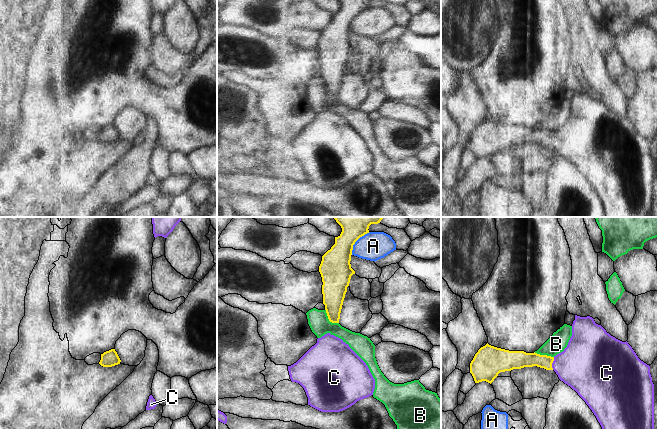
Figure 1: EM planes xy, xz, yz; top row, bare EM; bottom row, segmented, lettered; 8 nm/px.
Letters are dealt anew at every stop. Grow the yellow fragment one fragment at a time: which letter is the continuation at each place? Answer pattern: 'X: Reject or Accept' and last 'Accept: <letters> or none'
A: Reject
B: Reject
C: Accept
Accept: C

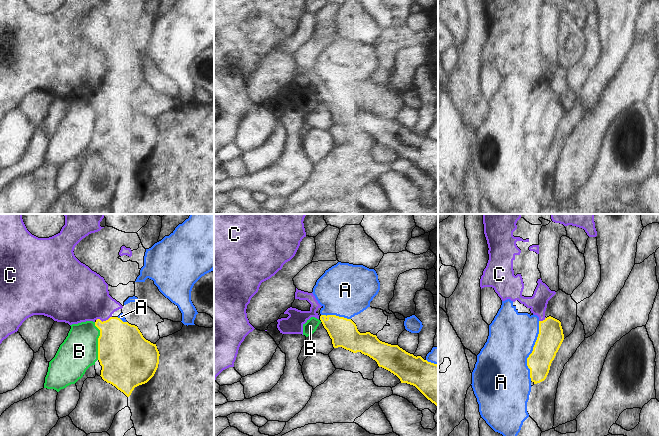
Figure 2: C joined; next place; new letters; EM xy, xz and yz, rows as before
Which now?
A: Reject
B: Reject
C: Reject
Accept: none

